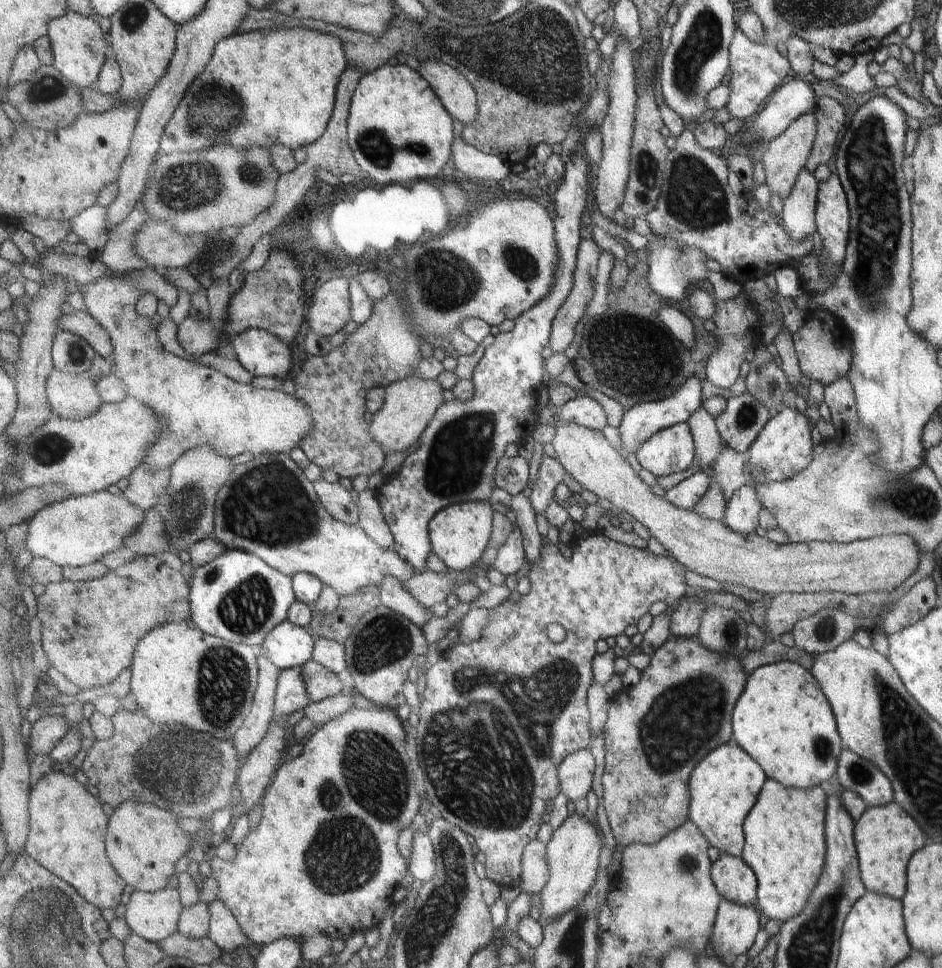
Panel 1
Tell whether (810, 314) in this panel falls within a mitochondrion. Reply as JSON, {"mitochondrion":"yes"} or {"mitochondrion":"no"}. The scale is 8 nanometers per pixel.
{"mitochondrion":"no"}

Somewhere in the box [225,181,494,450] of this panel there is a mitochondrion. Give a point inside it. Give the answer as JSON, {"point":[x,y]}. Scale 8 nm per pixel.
{"point":[438,293]}

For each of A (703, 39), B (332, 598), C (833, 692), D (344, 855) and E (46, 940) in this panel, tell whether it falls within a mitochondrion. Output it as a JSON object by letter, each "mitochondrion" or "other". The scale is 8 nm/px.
{"A":"mitochondrion","B":"other","C":"other","D":"mitochondrion","E":"mitochondrion"}

